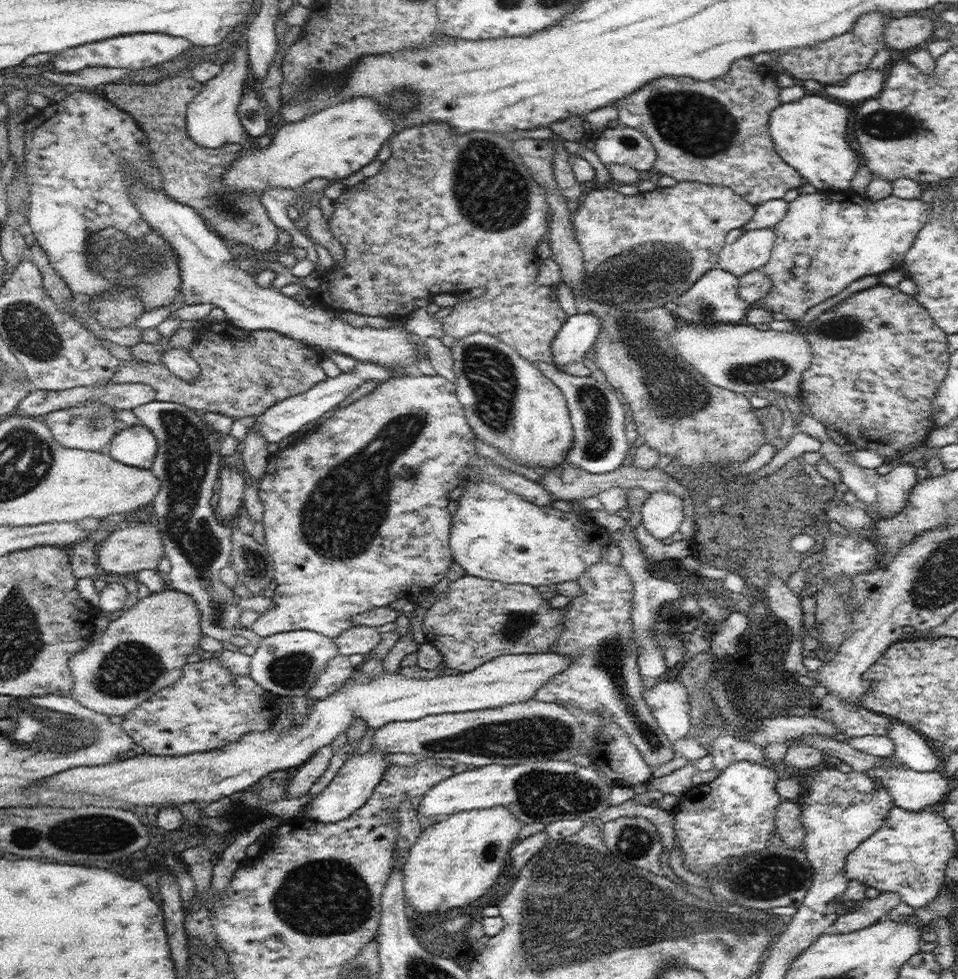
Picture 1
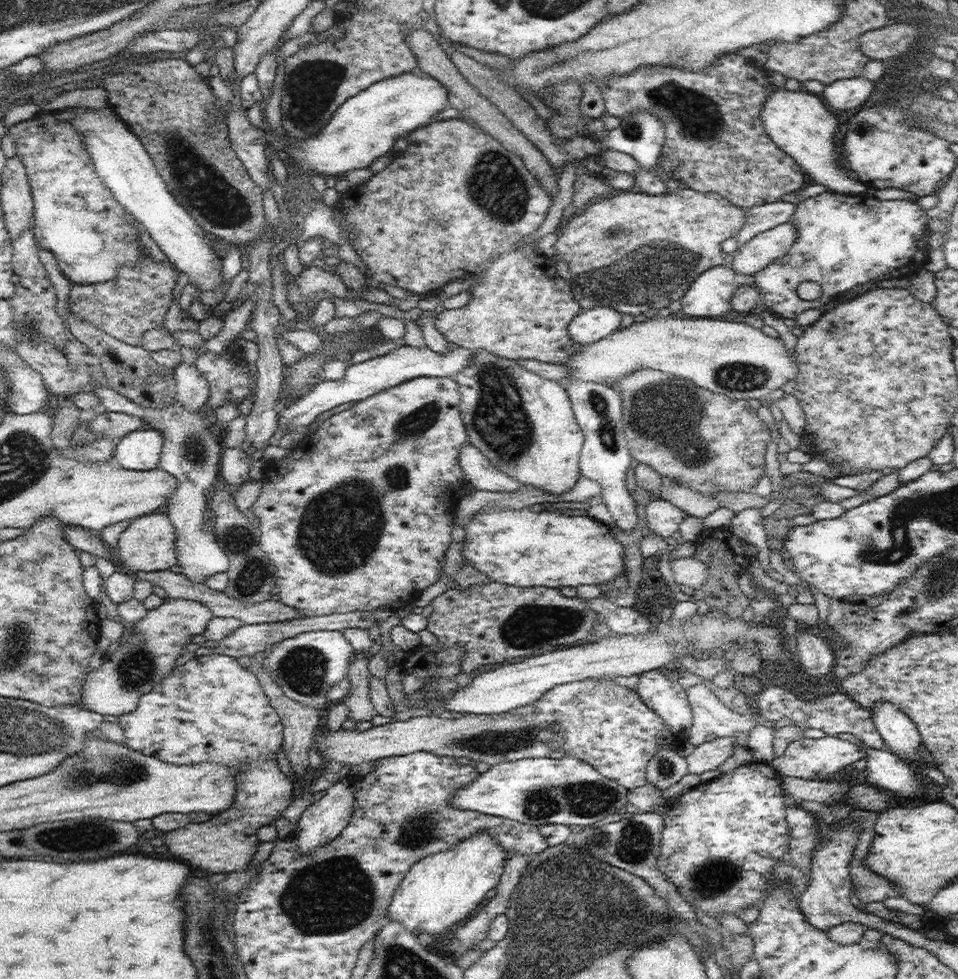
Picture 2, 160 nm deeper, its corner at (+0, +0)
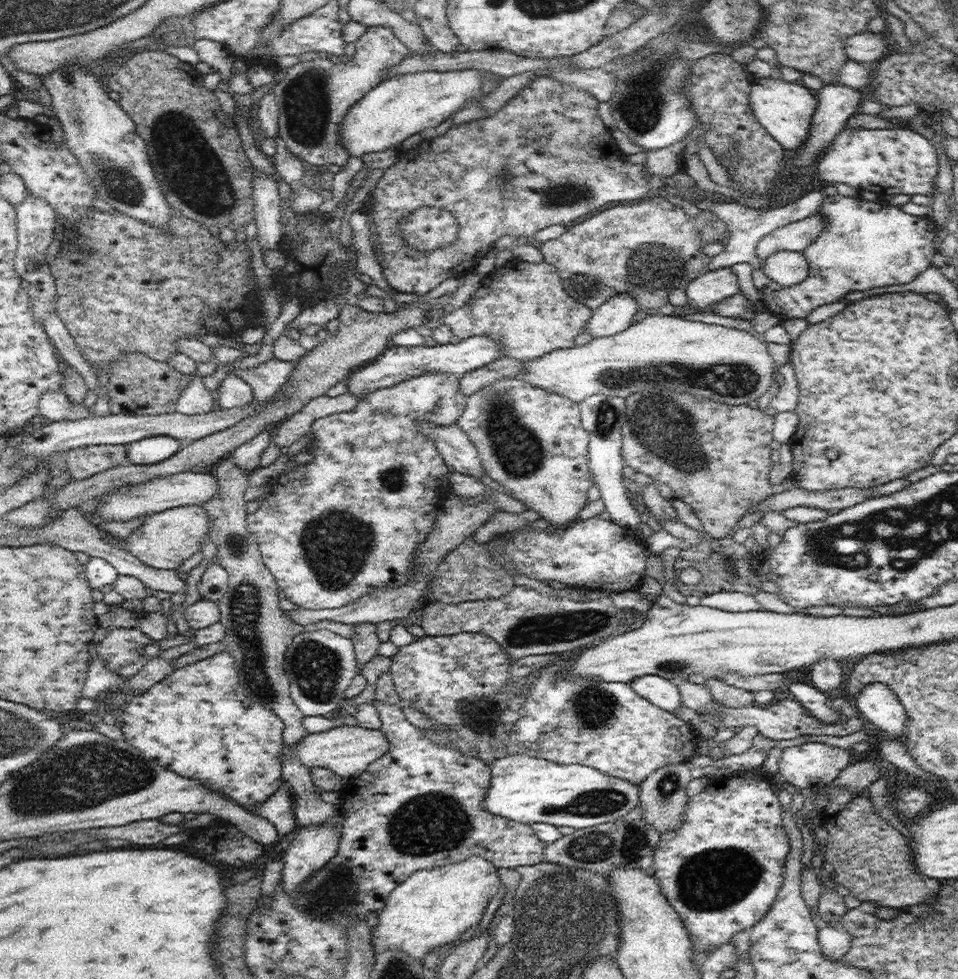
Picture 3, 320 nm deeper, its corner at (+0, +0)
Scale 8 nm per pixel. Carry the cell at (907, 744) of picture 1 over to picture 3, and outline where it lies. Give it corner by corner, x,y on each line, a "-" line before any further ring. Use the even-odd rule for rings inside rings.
869,684
856,698
852,698
852,703
865,720
869,720
885,732
886,738
904,738
907,731
906,710
887,684

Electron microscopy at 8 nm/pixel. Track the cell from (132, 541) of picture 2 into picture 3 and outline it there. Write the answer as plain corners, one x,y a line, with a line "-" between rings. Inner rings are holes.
202,505
169,508
164,512
146,515
144,524
125,539
126,550
152,568
180,569
182,564
200,551
202,544
207,542
210,525
209,514

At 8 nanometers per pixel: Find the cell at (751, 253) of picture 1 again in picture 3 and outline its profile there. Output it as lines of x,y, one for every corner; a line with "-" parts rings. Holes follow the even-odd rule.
818,212
804,220
776,228
760,240
756,247
756,256
763,261
778,251
804,252
819,233
826,229
826,222
823,214

